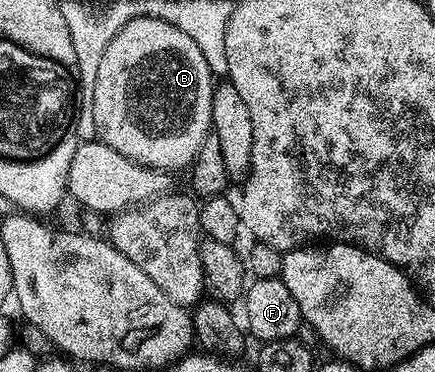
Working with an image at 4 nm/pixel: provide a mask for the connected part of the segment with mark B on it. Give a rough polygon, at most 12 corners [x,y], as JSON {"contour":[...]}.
{"contour":[[129,20],[97,64],[98,141],[154,170],[212,133],[181,28]]}

